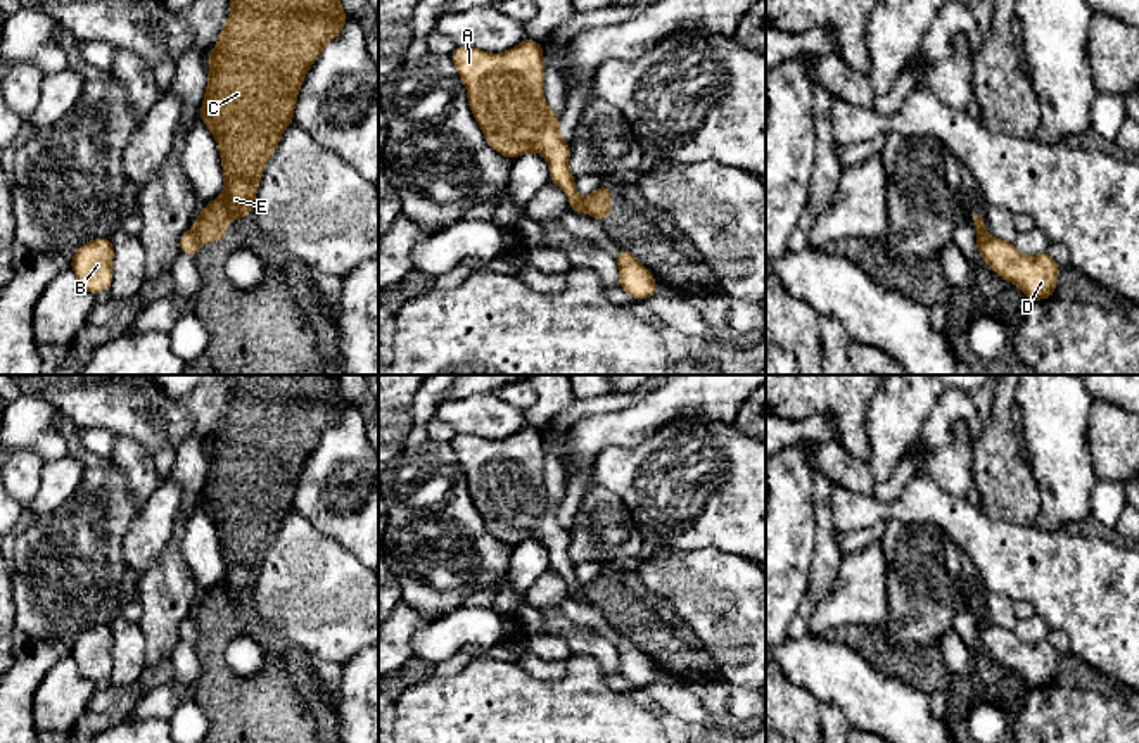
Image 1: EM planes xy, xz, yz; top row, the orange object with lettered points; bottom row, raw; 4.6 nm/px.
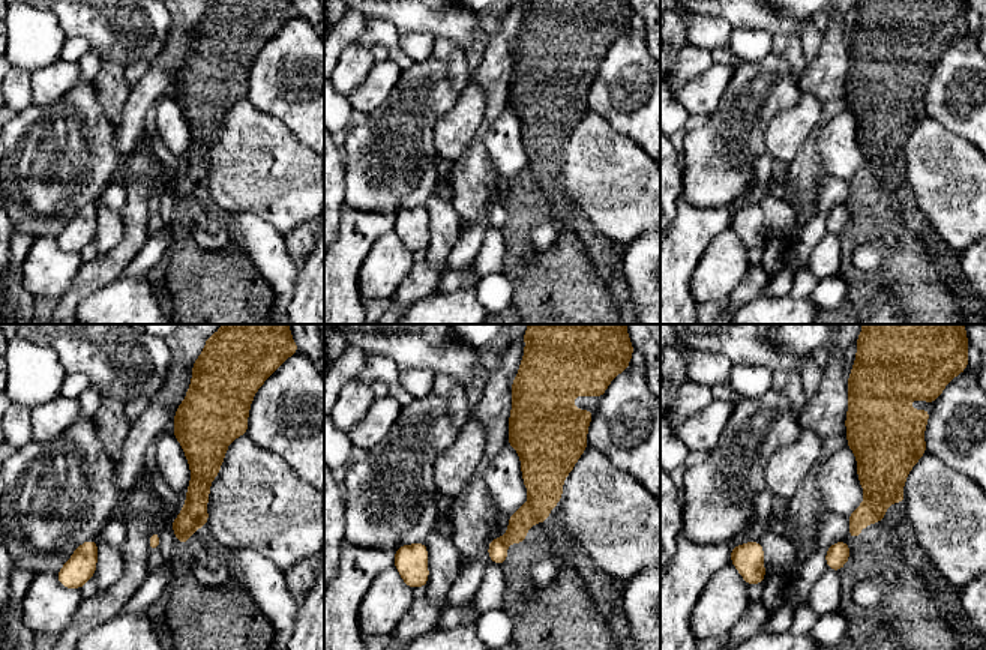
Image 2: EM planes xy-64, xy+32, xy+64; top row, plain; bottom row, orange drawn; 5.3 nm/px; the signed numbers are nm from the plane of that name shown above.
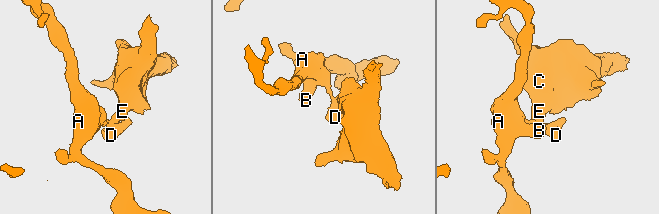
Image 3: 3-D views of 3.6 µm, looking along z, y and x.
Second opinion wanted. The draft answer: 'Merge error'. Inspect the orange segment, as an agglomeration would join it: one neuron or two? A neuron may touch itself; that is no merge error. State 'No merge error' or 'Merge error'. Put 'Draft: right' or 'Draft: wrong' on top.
Draft: right
Merge error

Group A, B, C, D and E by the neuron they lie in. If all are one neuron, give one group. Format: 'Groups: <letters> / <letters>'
Groups: A B D / C E

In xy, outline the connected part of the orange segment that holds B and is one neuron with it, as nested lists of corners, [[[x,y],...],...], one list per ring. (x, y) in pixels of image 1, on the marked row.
[[[109,237],[93,238],[83,244],[71,261],[71,270],[78,278],[78,285],[90,292],[99,294],[109,290],[112,283],[114,247]]]

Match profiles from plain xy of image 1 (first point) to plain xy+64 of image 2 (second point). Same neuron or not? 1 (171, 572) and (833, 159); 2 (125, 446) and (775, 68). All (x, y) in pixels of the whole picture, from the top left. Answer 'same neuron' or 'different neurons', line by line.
1: different neurons
2: different neurons

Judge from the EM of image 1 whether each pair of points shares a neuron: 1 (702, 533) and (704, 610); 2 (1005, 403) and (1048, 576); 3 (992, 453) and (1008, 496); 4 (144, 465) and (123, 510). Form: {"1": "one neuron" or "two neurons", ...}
{"1": "two neurons", "2": "two neurons", "3": "one neuron", "4": "two neurons"}

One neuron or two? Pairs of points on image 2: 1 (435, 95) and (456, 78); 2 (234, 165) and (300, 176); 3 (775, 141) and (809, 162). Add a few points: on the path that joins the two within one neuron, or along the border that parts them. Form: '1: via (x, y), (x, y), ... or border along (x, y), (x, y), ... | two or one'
1: border along (431, 56), (446, 66), (449, 83), (459, 92) | two
2: via (251, 165), (257, 165), (273, 176), (284, 176) | one
3: border along (818, 126), (788, 162) | two

